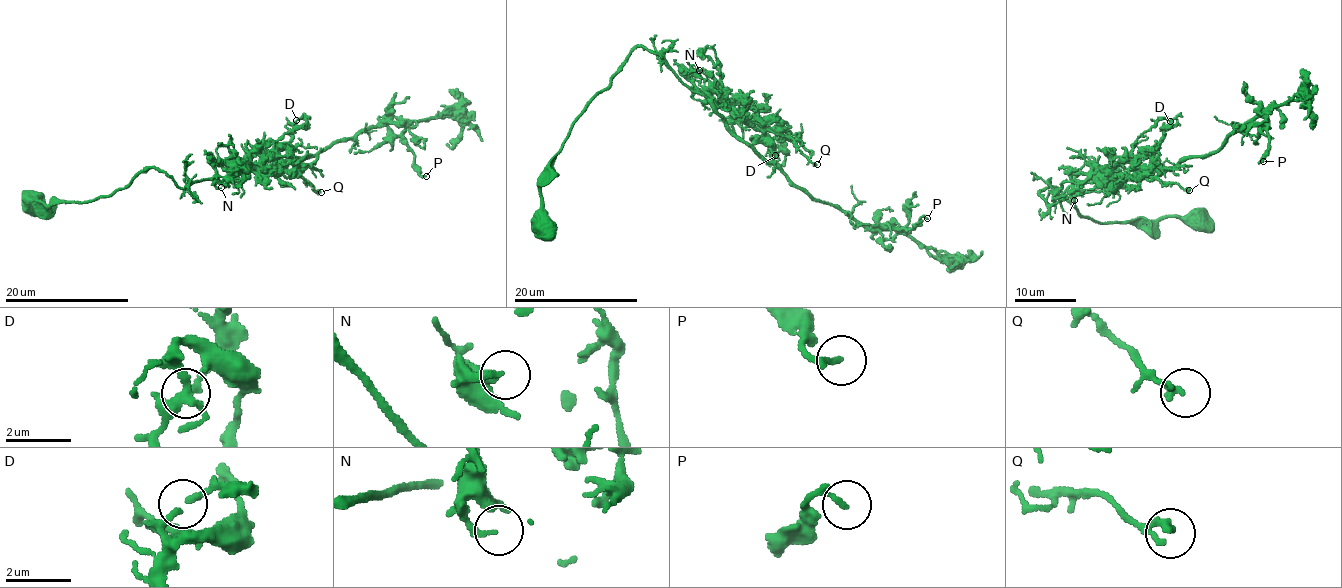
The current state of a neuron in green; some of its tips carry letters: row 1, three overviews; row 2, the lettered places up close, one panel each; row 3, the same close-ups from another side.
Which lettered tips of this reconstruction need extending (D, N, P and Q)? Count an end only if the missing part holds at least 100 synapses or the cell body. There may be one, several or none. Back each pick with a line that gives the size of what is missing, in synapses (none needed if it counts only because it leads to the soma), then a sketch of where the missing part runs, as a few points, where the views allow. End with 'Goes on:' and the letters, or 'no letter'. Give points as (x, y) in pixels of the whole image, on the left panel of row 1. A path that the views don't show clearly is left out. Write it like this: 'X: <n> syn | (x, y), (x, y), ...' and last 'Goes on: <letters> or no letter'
Goes on: no letter

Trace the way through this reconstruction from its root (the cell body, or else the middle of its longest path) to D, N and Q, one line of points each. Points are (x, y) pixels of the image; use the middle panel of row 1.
D: (544, 223), (544, 169), (638, 47), (659, 54), (693, 91), (718, 93), (743, 123), (777, 131), (775, 155)
N: (544, 223), (544, 169), (627, 55), (640, 47), (659, 54), (708, 99), (685, 76), (699, 70)
Q: (544, 223), (544, 169), (638, 47), (659, 54), (693, 91), (720, 93), (788, 136), (817, 164)

